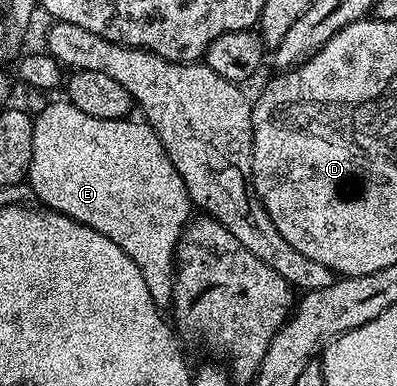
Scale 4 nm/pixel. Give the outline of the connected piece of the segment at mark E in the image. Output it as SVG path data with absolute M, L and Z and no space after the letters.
M67 99L55 101L45 106L39 113L34 116L33 123L33 155L30 156L30 171L32 194L35 199L39 199L44 206L50 209L57 210L59 213L65 214L74 221L81 222L82 225L93 227L94 230L100 231L106 238L112 239L113 243L117 243L119 247L137 265L141 270L141 275L144 275L145 285L149 290L149 295L152 296L156 306L160 309L166 308L171 302L172 283L174 281L174 262L175 249L179 242L179 237L190 221L193 206L188 195L187 188L184 185L184 180L177 173L177 169L173 167L172 160L169 159L168 153L161 146L161 141L157 137L153 129L147 122L137 120L131 121L130 118L117 120L99 119L91 117L87 113L83 113L77 109Z

